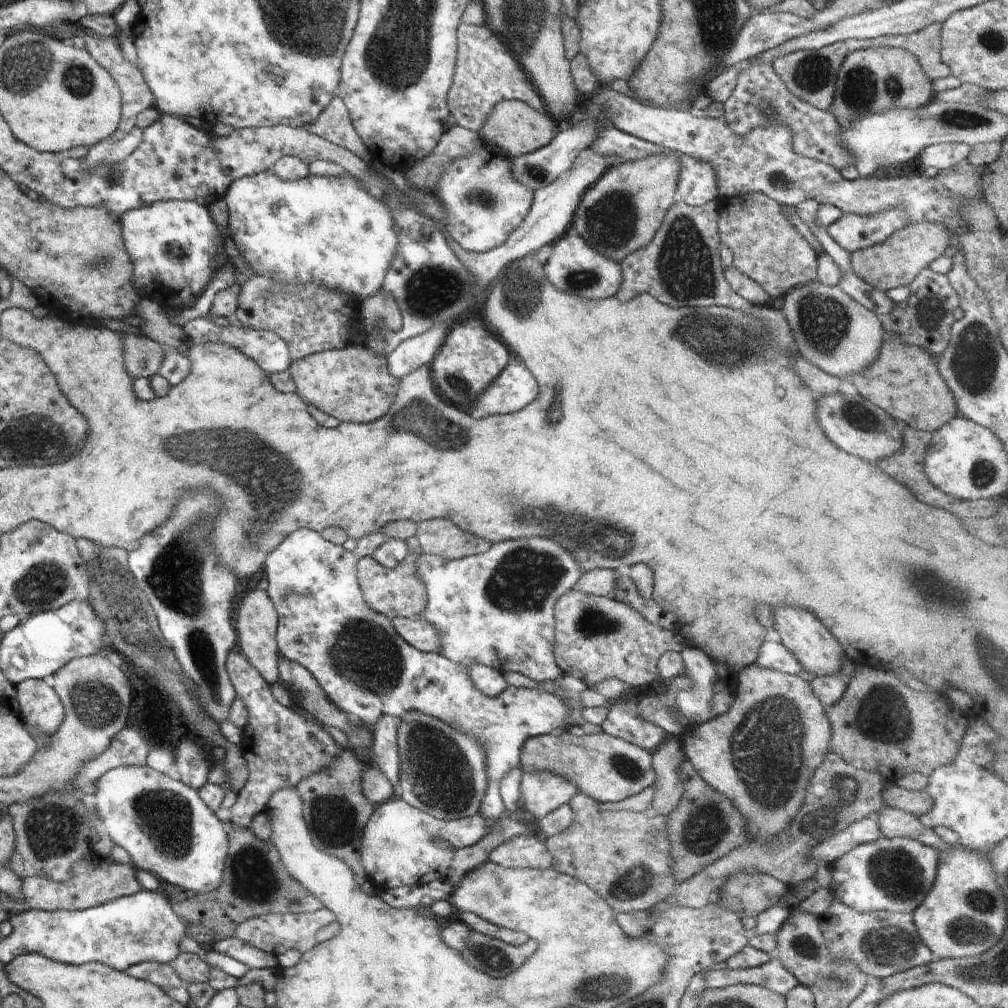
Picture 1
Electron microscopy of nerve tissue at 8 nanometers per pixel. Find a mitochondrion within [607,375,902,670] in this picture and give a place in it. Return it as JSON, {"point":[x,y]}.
{"point":[865,420]}

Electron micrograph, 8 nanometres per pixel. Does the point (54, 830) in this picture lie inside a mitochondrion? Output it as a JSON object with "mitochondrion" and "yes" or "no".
{"mitochondrion":"yes"}

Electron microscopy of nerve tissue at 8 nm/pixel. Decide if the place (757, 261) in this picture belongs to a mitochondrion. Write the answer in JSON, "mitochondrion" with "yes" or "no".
{"mitochondrion":"no"}

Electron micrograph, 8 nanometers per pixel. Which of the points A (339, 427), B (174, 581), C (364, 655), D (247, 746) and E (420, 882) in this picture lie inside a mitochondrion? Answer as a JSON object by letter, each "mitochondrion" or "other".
{"A":"other","B":"mitochondrion","C":"mitochondrion","D":"other","E":"other"}

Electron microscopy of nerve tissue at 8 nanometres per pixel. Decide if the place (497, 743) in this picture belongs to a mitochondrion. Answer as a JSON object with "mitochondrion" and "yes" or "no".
{"mitochondrion":"yes"}

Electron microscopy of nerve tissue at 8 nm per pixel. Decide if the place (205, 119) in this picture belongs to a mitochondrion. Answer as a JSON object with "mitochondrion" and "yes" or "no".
{"mitochondrion":"no"}

